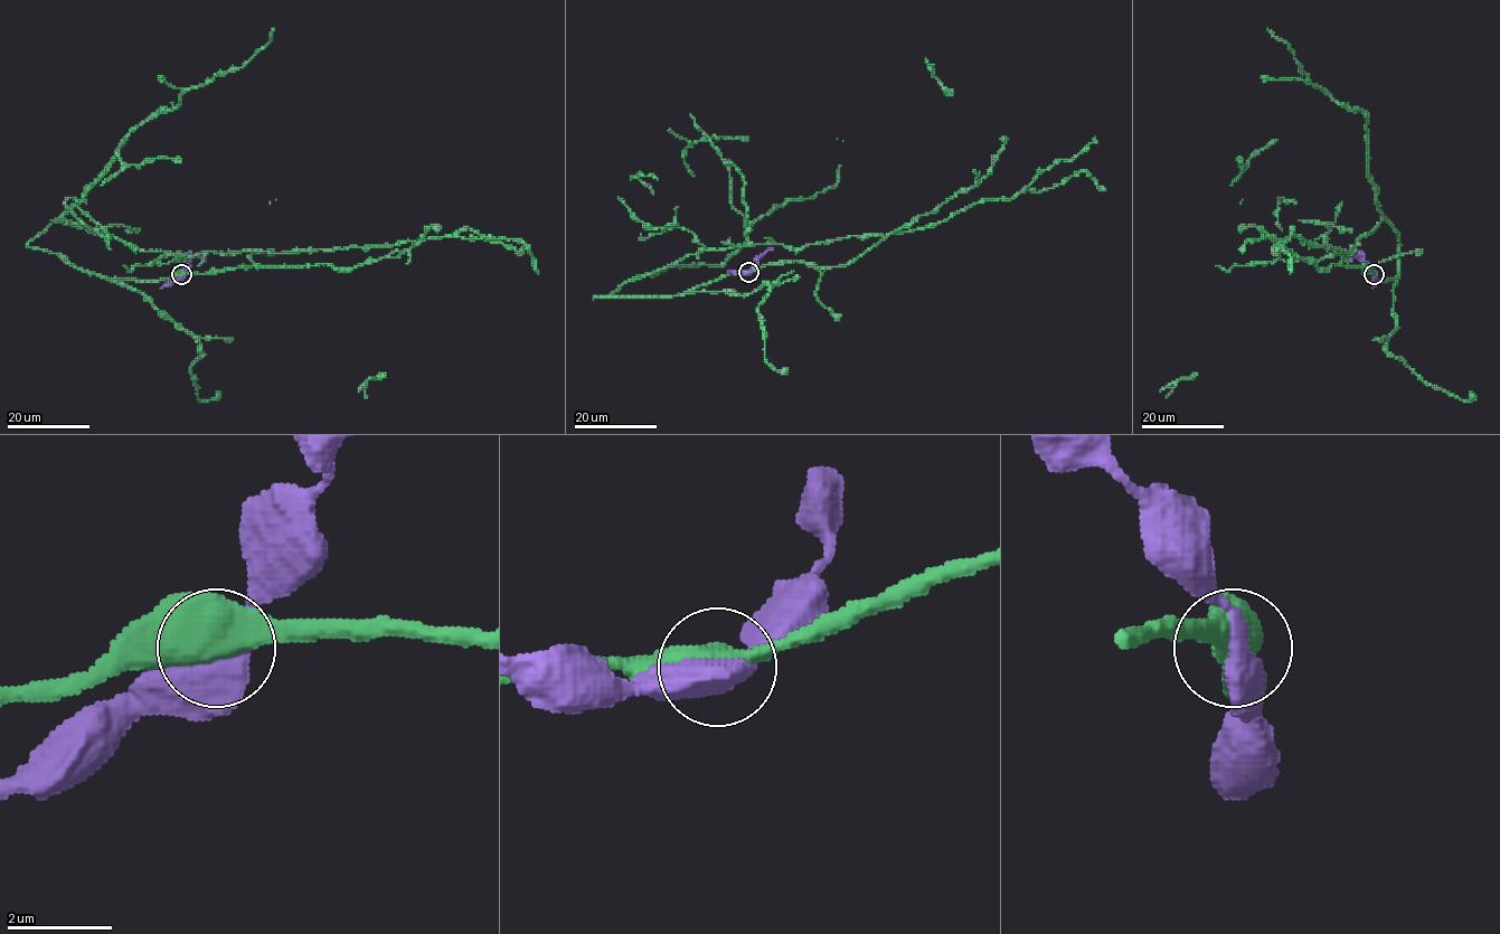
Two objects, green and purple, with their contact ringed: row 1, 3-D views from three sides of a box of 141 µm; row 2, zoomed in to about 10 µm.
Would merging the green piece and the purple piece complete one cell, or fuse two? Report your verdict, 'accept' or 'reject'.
reject

